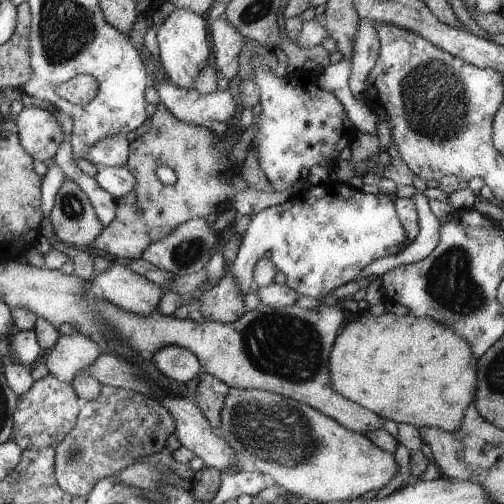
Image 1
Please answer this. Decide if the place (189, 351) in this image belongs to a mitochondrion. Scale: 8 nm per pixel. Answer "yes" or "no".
no

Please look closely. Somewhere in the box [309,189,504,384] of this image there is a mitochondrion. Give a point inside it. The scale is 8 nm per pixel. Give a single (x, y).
(450, 283)

